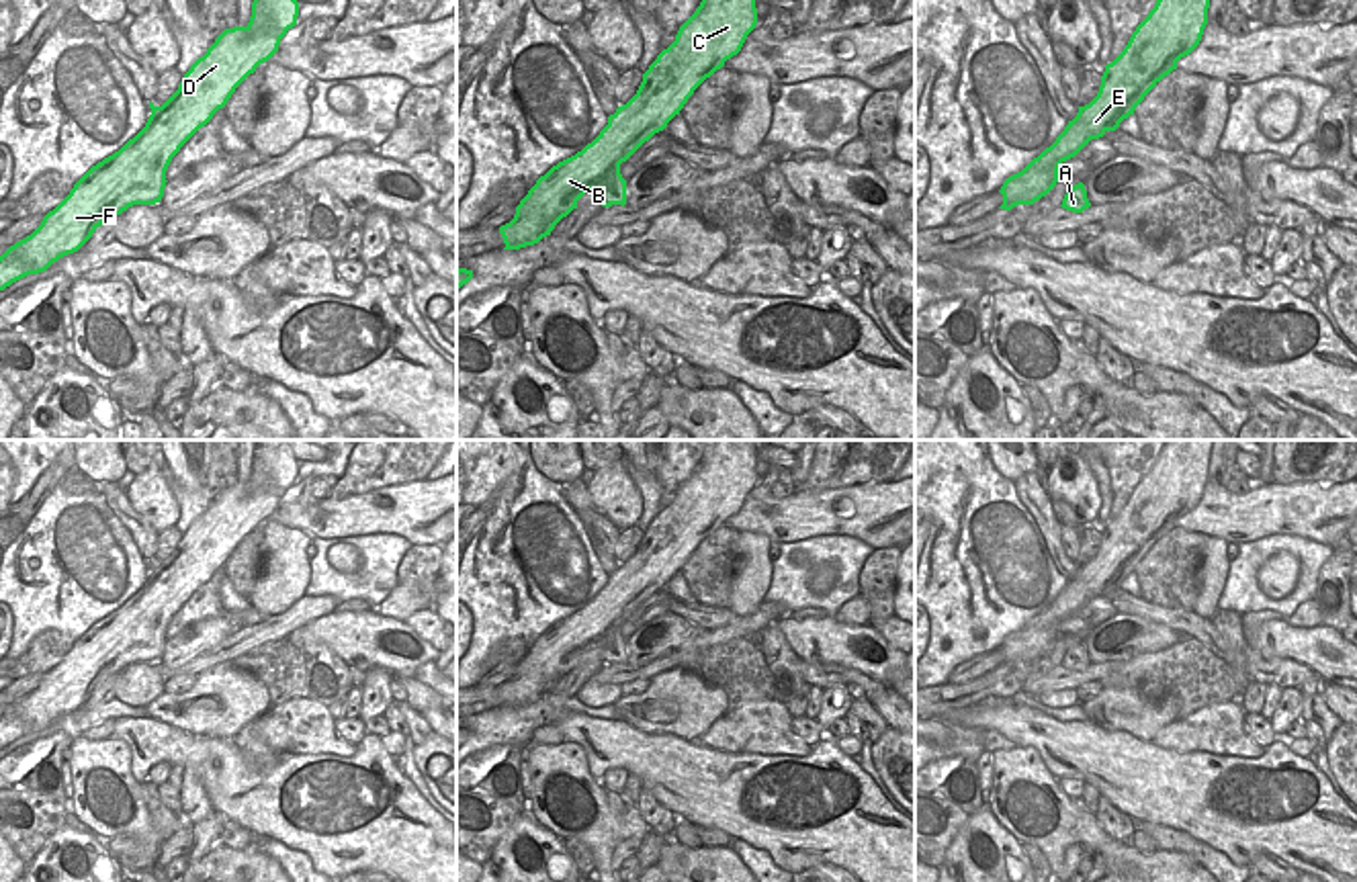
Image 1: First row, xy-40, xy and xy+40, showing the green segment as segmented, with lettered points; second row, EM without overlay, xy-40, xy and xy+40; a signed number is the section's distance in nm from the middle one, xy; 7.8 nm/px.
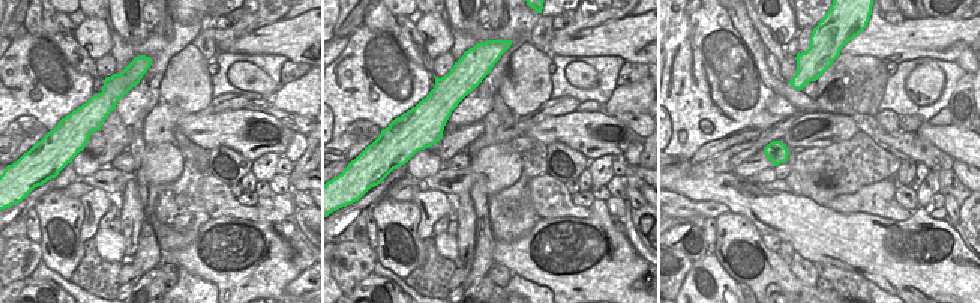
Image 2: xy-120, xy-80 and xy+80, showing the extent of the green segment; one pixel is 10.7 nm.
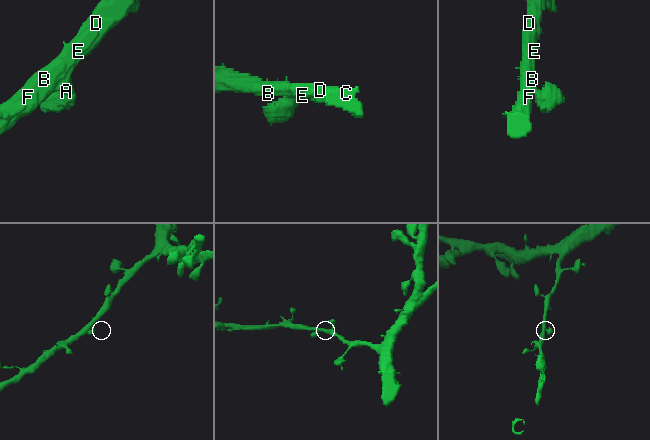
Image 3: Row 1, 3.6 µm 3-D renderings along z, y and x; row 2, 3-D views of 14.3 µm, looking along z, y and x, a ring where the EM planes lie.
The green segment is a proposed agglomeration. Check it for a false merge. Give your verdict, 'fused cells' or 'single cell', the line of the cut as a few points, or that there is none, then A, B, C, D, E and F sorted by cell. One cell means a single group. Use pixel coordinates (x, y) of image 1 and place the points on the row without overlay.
single cell; cut none; groups A B C D E F

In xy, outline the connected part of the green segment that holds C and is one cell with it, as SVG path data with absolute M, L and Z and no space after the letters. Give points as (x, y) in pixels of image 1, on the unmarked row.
M716 440L706 448L675 499L643 532L637 553L608 575L592 602L553 624L520 659L514 677L499 686L504 708L551 694L589 649L602 651L602 665L624 665L620 622L680 573L694 548L741 510L755 483L755 440Z

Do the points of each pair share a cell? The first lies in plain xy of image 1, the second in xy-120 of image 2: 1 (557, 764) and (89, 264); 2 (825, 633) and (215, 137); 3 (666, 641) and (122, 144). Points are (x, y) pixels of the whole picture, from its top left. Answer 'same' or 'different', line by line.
1: different
2: same
3: same

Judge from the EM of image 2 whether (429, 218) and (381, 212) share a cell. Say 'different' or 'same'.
different

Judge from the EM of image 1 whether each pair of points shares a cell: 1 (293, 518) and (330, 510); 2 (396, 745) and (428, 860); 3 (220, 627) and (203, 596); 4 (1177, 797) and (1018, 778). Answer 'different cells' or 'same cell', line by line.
1: same cell
2: different cells
3: different cells
4: different cells

